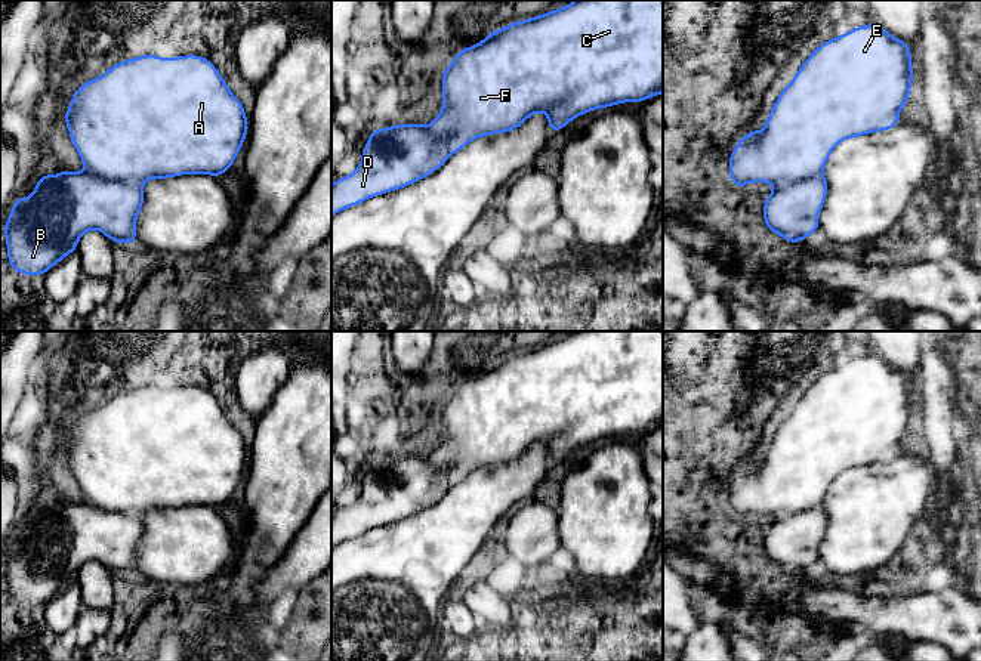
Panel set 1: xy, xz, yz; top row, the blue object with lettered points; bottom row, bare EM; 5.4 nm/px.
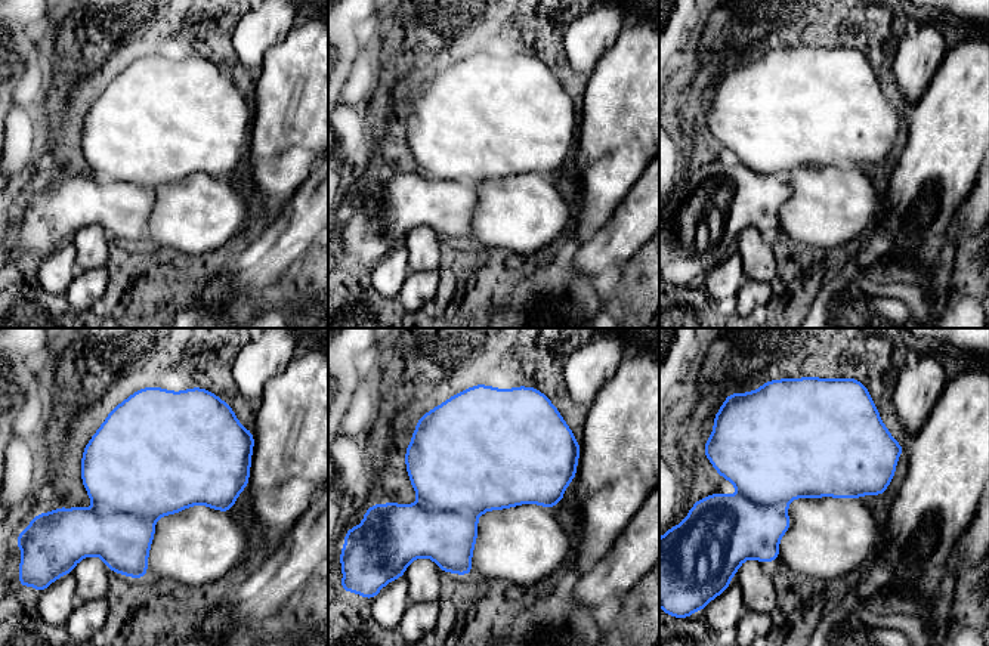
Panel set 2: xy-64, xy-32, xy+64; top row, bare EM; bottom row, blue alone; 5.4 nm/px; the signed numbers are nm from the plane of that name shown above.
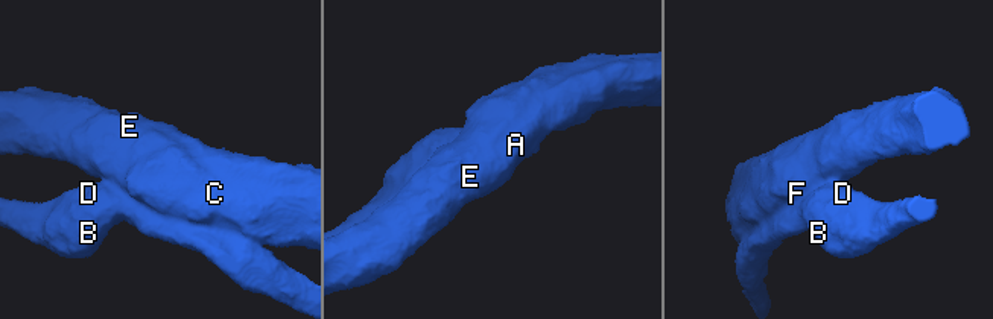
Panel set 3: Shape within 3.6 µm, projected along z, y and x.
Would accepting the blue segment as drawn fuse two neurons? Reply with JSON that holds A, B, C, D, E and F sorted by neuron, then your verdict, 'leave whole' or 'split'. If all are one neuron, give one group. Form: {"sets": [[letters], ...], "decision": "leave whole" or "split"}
{"sets": [["A", "C", "E", "F"], ["B", "D"]], "decision": "split"}

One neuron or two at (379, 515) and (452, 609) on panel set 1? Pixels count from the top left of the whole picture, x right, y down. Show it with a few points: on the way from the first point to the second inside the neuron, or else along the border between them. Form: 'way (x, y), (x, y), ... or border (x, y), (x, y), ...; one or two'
border (443, 608), (440, 626); two

